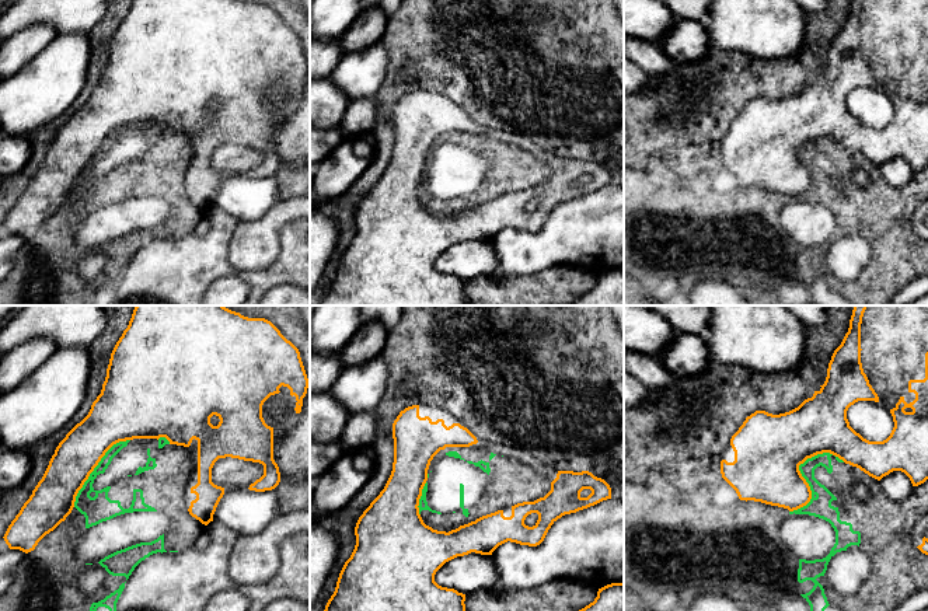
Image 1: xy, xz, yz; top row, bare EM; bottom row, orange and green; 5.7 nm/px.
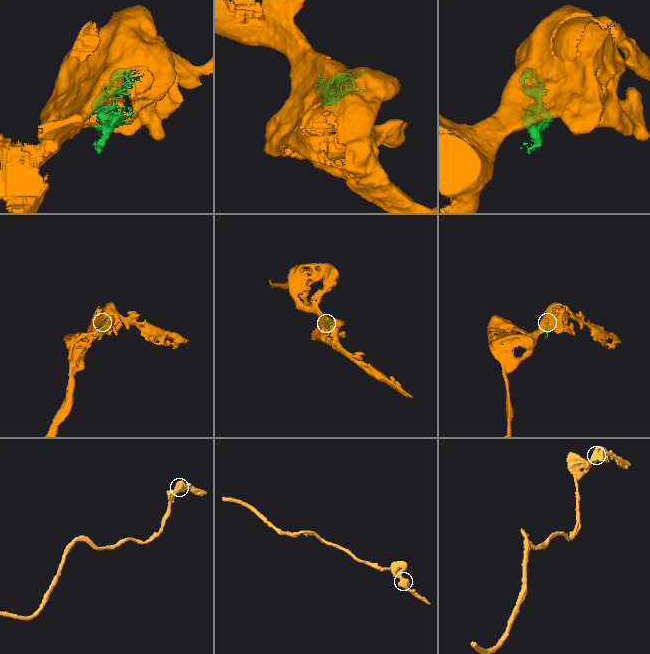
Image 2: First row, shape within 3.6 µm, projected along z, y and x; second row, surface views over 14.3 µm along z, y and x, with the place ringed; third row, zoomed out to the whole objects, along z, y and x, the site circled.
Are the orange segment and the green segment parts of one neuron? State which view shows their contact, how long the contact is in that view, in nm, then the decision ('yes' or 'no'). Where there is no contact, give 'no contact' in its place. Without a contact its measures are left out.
yz | 440 nm | no

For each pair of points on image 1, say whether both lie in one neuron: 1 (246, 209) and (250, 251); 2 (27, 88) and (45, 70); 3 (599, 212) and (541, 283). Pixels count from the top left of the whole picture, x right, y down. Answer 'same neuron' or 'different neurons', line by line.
1: different neurons
2: same neuron
3: different neurons

